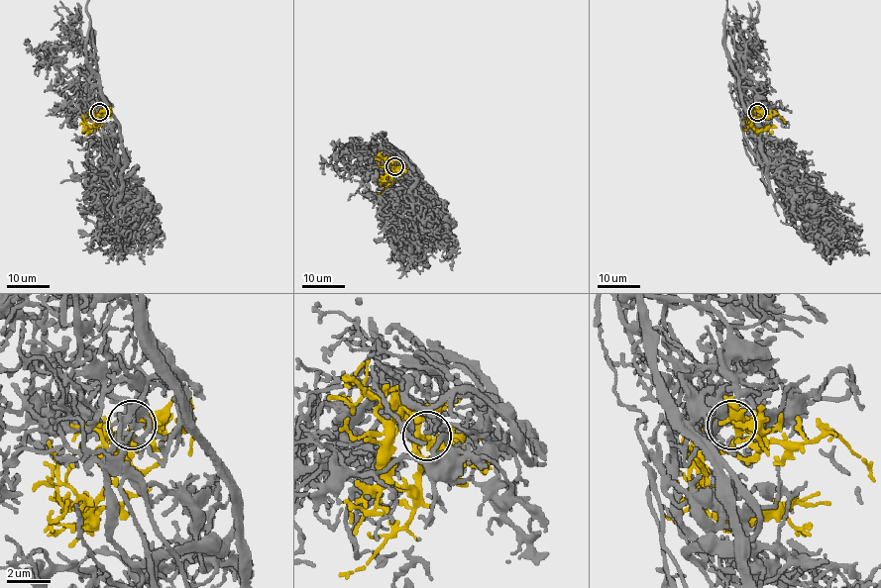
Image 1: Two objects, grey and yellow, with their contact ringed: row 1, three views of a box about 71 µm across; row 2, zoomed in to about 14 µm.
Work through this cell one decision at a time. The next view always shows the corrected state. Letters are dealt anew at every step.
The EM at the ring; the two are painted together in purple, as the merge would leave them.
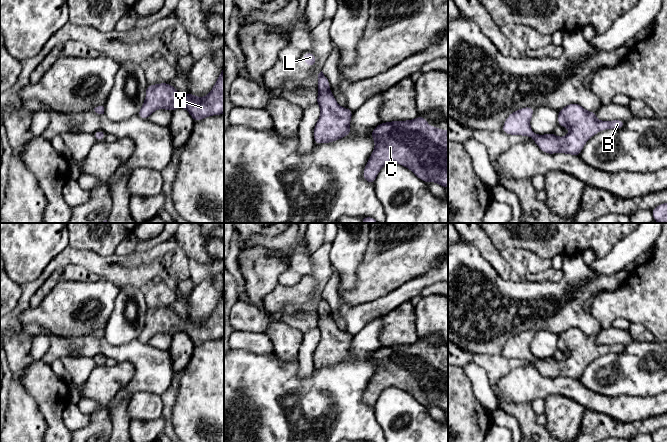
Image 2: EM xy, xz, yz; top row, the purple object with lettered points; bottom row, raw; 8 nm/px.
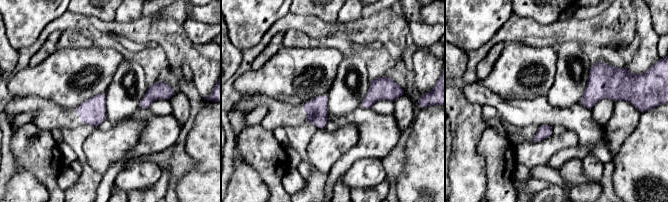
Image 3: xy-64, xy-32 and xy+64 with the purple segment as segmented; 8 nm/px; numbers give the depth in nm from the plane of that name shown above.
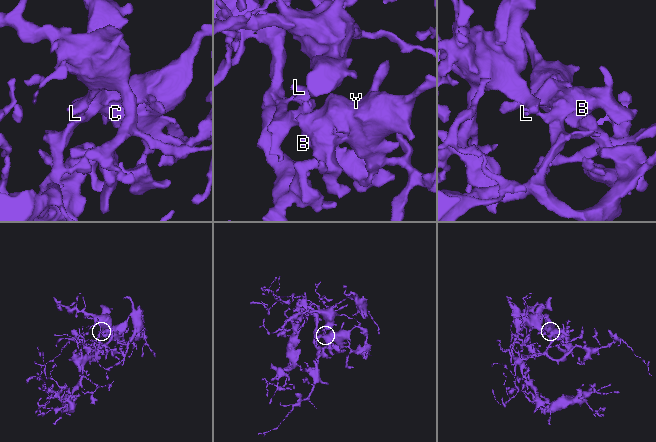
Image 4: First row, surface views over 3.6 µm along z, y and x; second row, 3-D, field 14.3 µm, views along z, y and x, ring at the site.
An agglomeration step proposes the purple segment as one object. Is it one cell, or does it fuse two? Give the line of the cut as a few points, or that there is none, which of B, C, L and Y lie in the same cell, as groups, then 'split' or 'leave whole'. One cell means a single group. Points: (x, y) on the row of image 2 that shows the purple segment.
no cut; B C L Y; leave whole

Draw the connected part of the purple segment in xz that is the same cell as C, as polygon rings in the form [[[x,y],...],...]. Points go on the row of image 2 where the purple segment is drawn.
[[[418,116],[414,120],[381,122],[372,130],[371,137],[375,148],[364,168],[364,180],[373,185],[385,165],[397,163],[411,170],[426,184],[435,182],[443,188],[448,187],[448,130],[429,126],[425,117]]]

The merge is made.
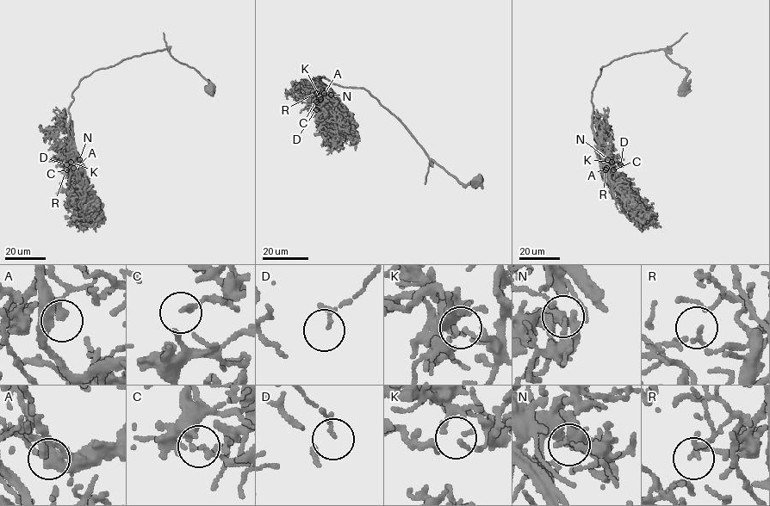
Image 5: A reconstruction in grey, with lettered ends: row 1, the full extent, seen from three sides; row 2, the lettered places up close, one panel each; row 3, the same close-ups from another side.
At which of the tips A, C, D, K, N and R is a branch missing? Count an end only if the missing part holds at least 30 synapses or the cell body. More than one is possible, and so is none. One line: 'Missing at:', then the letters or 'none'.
Missing at: none

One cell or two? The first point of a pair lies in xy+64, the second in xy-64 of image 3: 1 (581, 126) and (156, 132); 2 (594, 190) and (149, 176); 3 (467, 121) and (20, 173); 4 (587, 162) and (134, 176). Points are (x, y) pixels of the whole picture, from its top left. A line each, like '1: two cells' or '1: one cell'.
1: one cell
2: two cells
3: one cell
4: one cell

